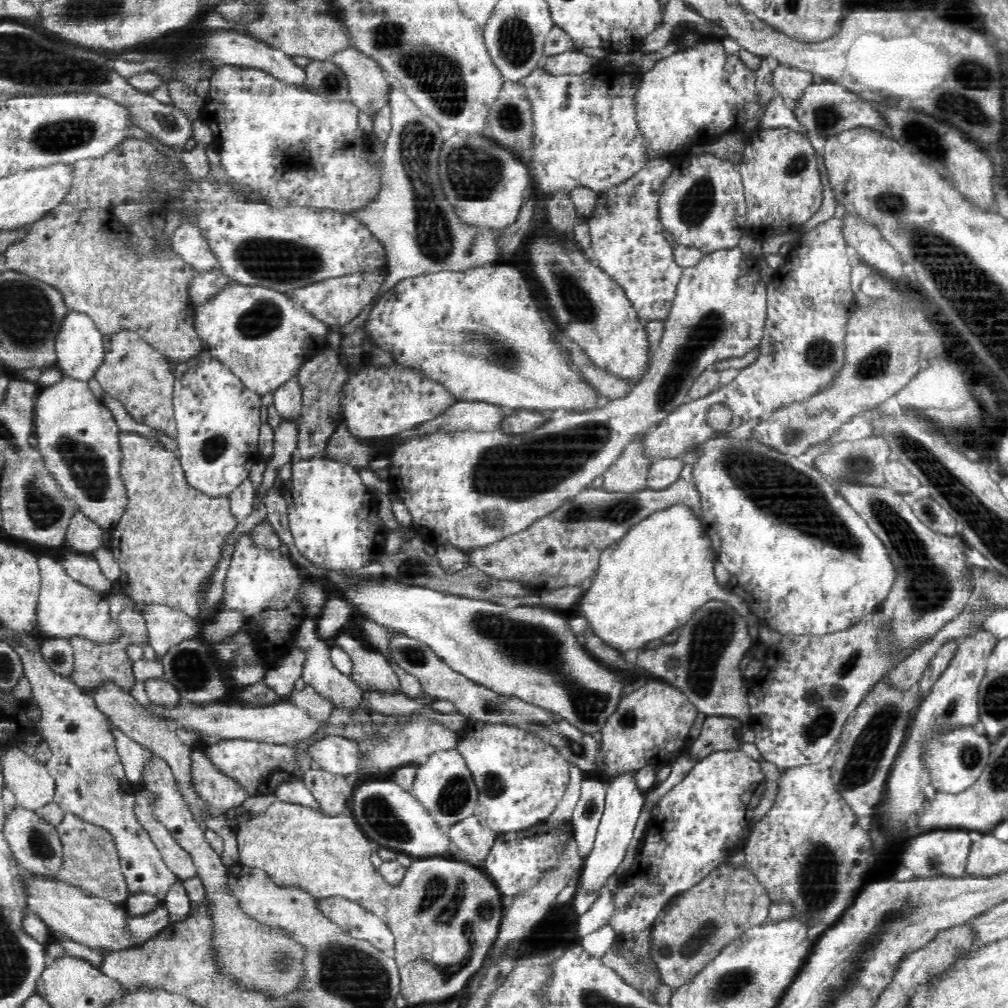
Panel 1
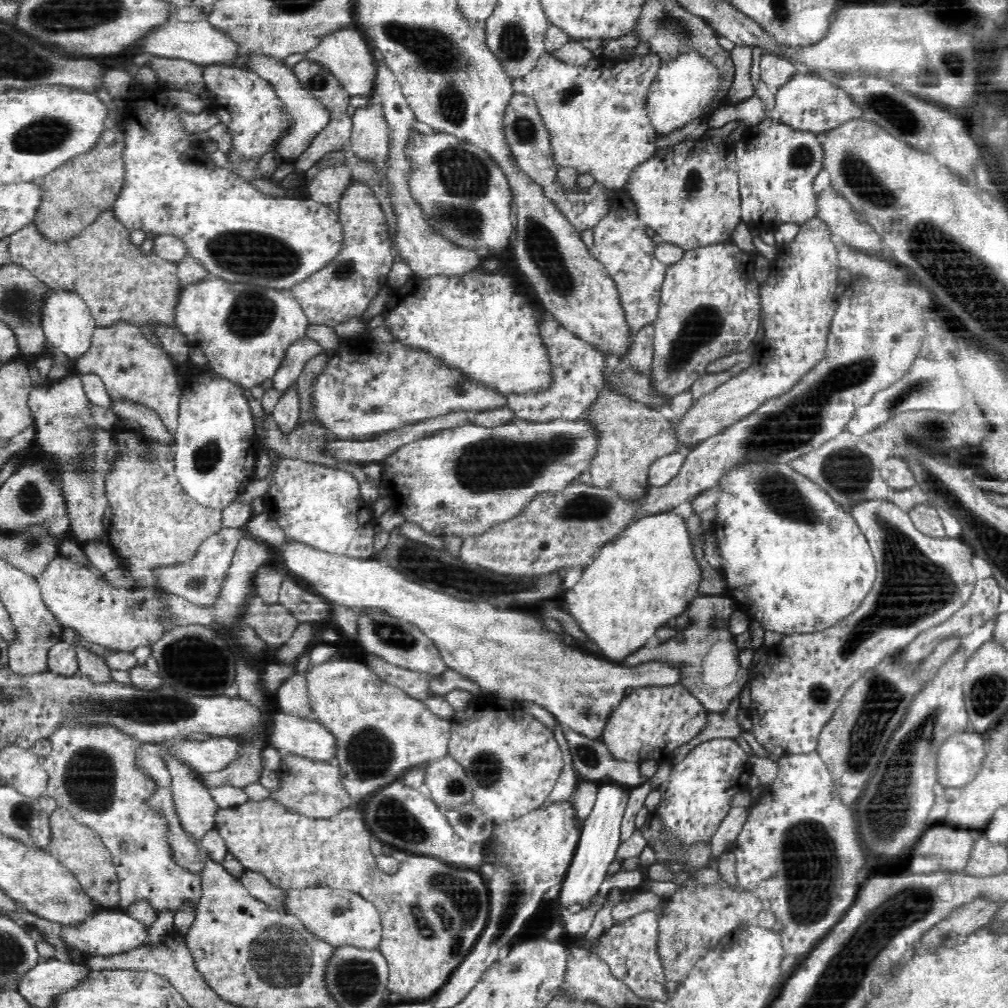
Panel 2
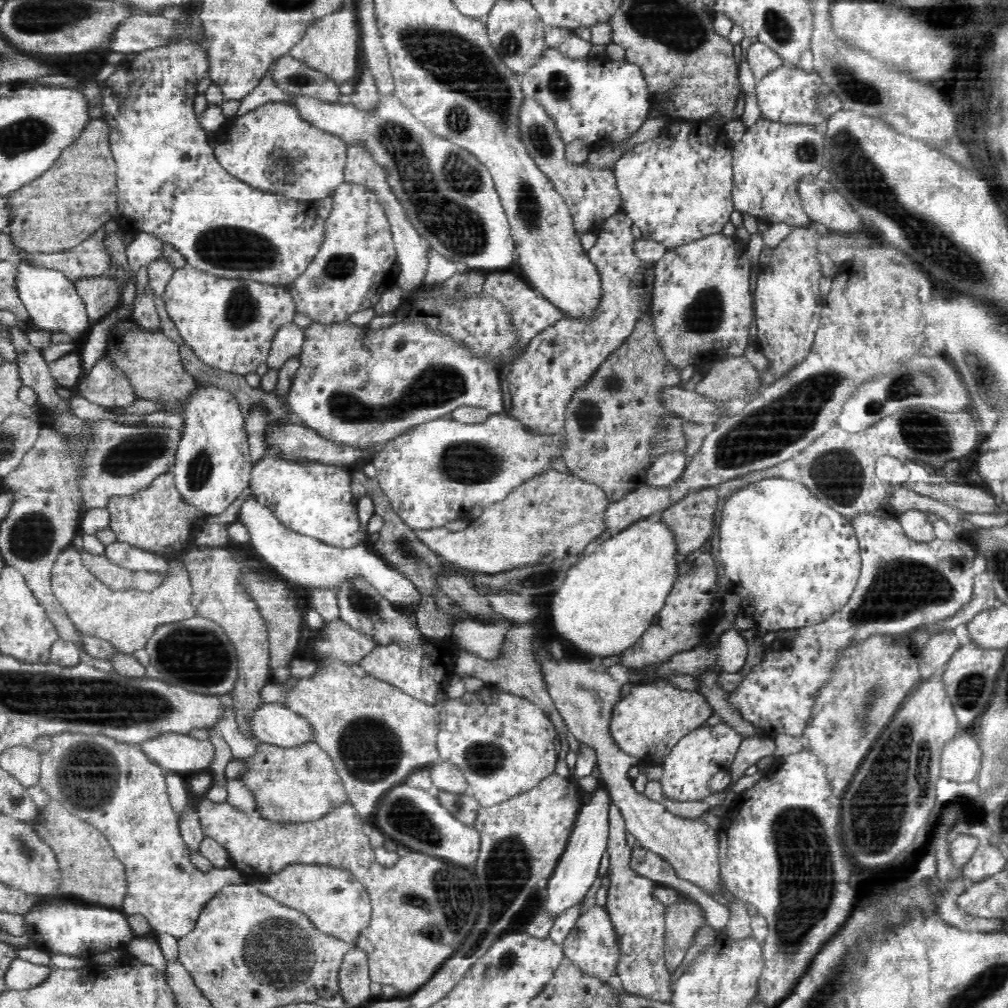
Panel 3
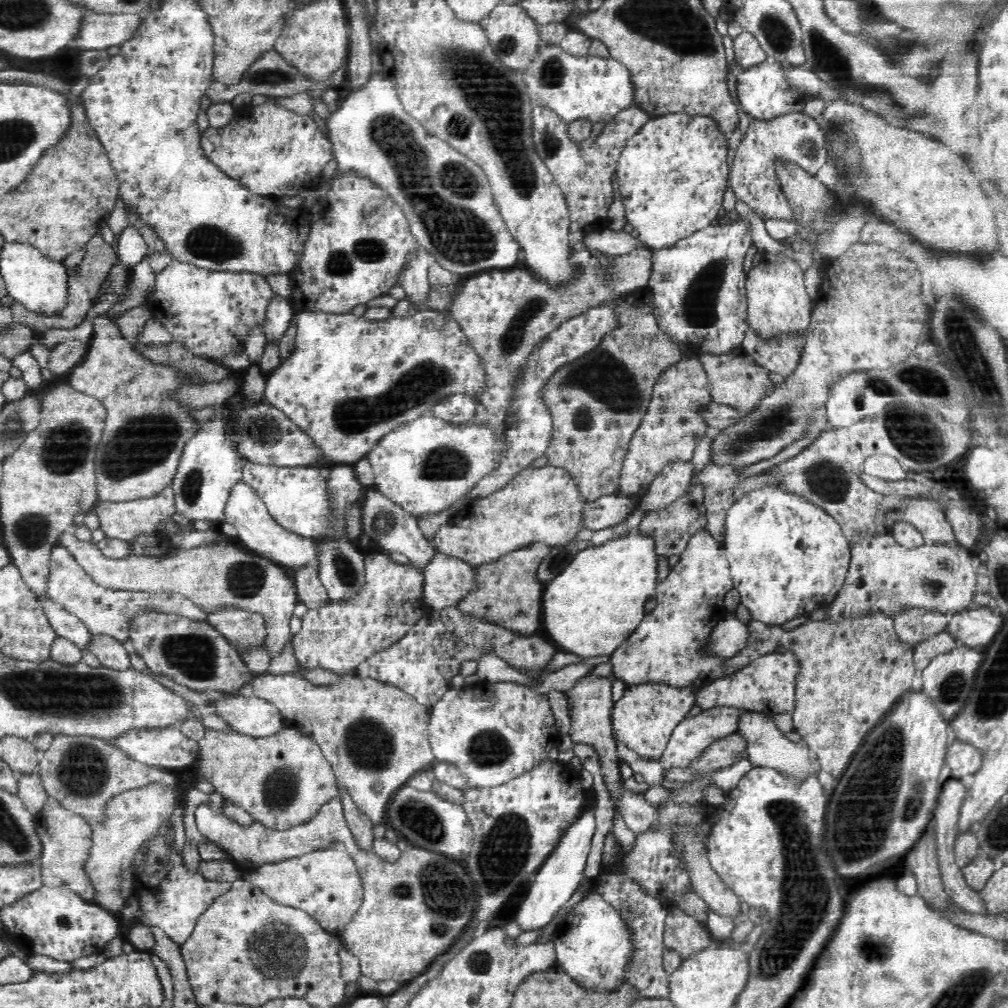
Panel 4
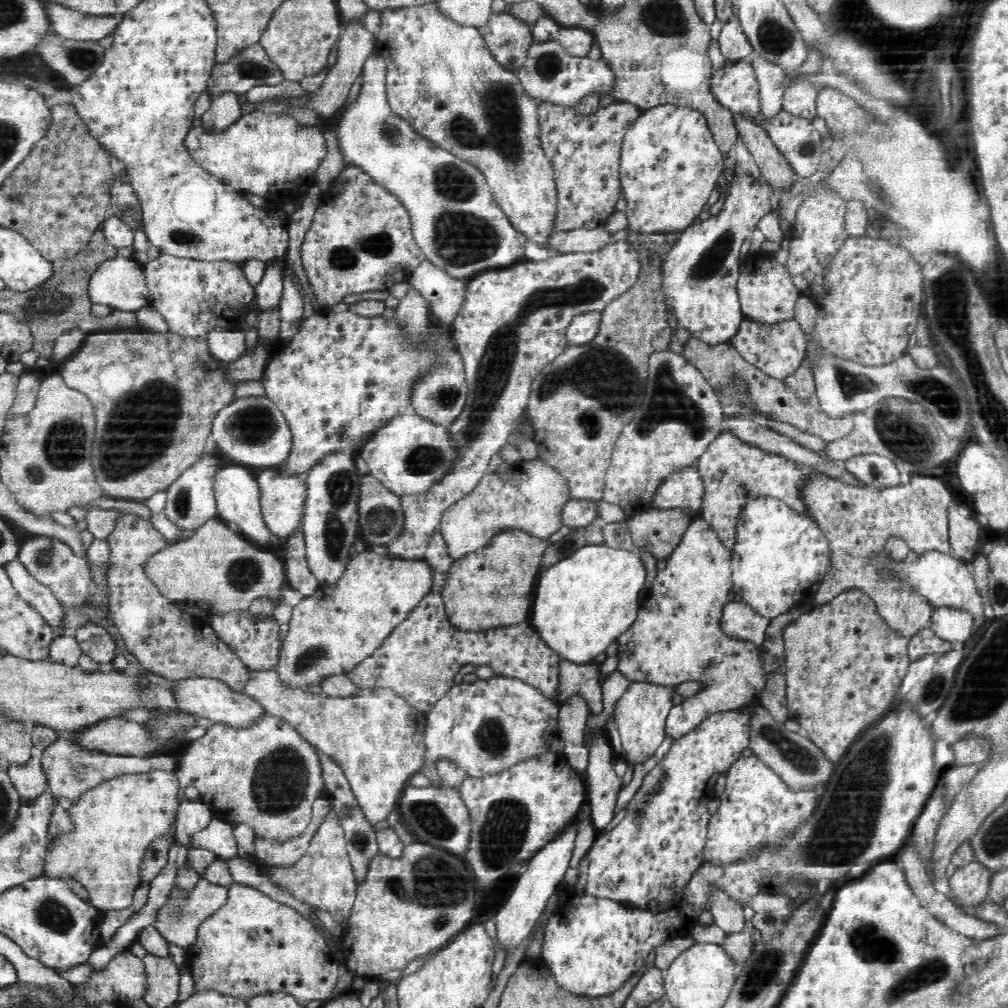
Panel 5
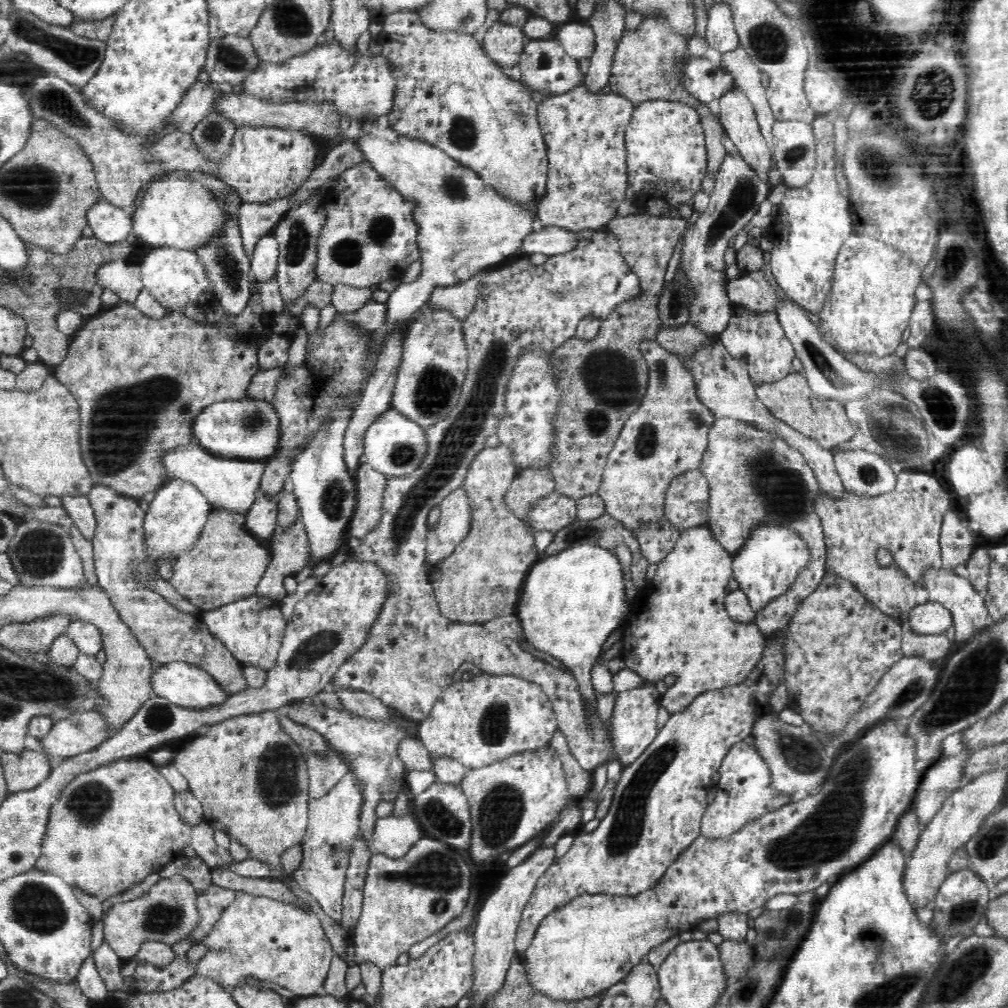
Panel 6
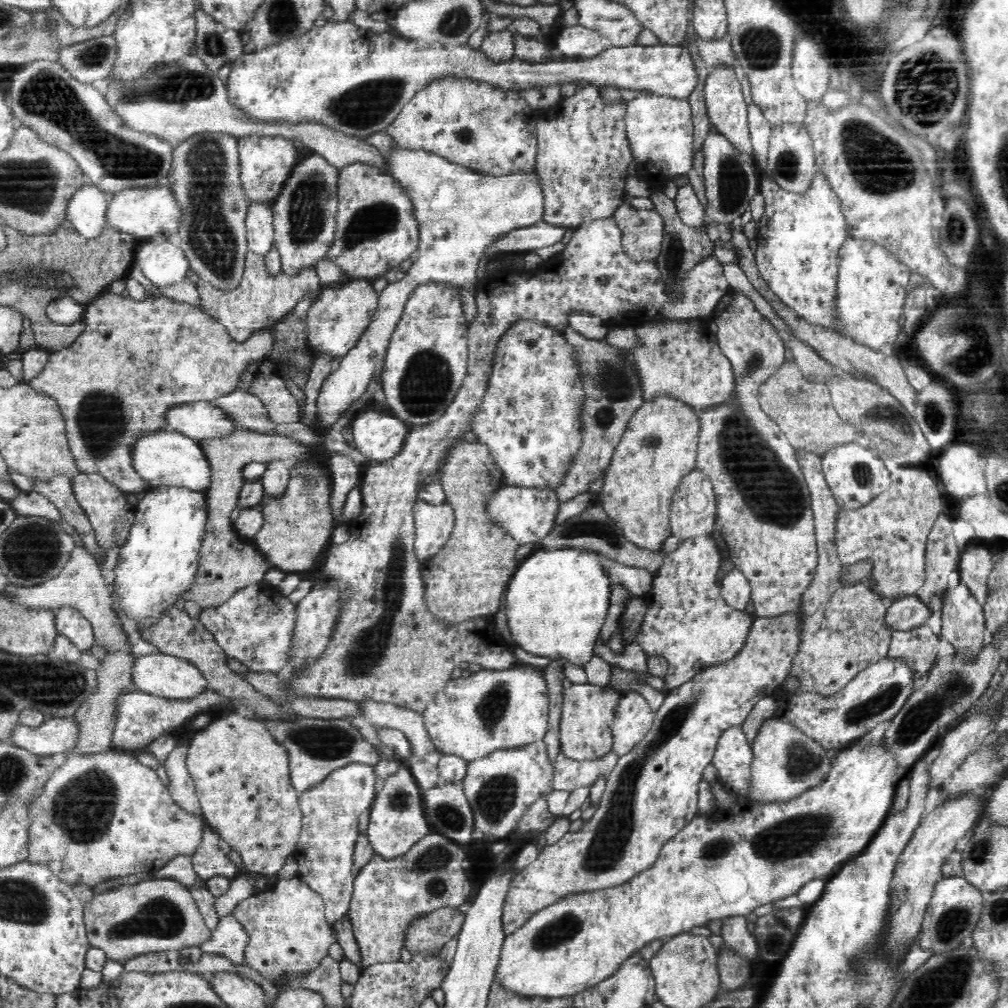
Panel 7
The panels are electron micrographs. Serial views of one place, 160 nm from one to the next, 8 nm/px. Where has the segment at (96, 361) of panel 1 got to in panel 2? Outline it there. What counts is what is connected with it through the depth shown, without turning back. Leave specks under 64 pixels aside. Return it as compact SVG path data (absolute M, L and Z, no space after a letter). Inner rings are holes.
M53 292L45 306L44 331L45 337L54 350L64 352L67 358L76 362L92 349L93 334L97 326L86 303L72 293Z

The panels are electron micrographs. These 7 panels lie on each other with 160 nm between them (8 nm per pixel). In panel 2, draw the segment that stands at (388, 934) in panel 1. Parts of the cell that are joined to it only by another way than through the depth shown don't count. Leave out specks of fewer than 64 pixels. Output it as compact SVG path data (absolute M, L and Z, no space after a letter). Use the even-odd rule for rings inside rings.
M318 887L303 891L289 891L289 910L307 928L312 928L315 936L331 945L350 944L366 947L368 950L380 949L383 937L383 924L378 909L354 893L346 890Z

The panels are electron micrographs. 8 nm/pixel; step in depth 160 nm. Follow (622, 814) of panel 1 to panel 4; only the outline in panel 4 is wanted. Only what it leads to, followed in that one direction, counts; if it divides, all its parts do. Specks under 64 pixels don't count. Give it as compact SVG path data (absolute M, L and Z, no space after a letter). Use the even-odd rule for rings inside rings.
M595 806L587 807L579 815L578 820L564 833L557 850L551 854L549 860L545 862L537 874L537 880L533 889L530 890L530 894L527 894L518 910L510 914L510 918L515 918L523 930L546 927L548 923L554 920L560 909L573 899L578 886L584 880L588 857L592 852L592 844L594 844L593 840L597 829L596 819Z

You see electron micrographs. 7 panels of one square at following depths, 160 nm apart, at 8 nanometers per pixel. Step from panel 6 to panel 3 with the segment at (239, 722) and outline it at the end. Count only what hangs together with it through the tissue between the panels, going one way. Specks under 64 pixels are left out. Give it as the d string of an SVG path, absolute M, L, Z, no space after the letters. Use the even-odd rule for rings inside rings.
M316 743L300 749L260 744L258 754L244 762L249 765L249 771L239 779L251 789L257 801L256 809L266 818L286 822L313 821L347 802L346 789L332 759Z

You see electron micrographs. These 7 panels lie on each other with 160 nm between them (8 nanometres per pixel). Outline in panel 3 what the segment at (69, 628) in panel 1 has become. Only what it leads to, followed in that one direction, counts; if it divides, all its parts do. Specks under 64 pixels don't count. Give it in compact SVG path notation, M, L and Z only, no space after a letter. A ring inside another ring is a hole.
M74 546L64 549L56 558L51 569L50 587L55 602L58 602L60 609L84 637L108 642L124 655L132 655L135 651L146 648L150 638L154 637L156 630L161 626L173 625L175 622L182 622L196 615L189 606L192 595L191 578L185 570L172 571L172 576L168 580L163 580L152 590L114 589L102 583L86 568L81 553Z

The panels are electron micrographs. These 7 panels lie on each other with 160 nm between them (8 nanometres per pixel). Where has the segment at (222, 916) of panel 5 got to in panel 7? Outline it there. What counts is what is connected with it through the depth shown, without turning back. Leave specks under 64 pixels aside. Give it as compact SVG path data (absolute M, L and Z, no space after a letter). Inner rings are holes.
M298 876L280 879L272 888L255 892L239 902L231 913L248 933L244 950L246 965L277 986L289 987L290 978L310 974L334 944L333 928L325 919L322 897L307 888Z

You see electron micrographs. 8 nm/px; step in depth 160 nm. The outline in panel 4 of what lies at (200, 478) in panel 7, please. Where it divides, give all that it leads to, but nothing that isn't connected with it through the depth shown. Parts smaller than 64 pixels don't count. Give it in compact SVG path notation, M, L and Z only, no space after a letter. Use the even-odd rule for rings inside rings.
M238 484L229 498L225 508L224 519L233 524L238 531L236 540L239 540L252 552L278 565L280 568L300 571L306 568L322 568L321 543L317 539L296 534L278 524L269 513L265 502L248 485Z

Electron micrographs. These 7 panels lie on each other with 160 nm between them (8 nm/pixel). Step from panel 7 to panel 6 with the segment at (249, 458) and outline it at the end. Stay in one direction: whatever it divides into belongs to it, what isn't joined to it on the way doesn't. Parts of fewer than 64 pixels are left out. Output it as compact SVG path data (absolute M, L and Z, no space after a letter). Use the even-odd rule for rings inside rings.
M214 509L198 538L173 556L172 574L166 582L202 612L255 596L258 584L266 576L273 554L245 528L232 521L232 513Z

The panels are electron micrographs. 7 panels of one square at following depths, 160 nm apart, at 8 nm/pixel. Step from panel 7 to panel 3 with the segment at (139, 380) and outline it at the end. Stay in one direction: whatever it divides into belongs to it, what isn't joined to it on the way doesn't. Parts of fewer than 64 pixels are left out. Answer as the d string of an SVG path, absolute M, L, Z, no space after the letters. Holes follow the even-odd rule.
M20 329L11 332L17 350L17 364L24 382L39 396L40 406L54 418L56 431L62 435L70 457L74 459L74 488L78 489L78 510L81 517L95 508L107 506L112 494L132 494L172 466L180 442L181 431L170 426L152 427L139 424L121 425L114 421L78 418L72 414L68 400L58 395L60 386L44 360L42 350L34 347ZM105 354L102 355L89 375L83 376L79 381L79 394L108 410L126 412L139 398L126 381L119 380L114 375L114 366Z

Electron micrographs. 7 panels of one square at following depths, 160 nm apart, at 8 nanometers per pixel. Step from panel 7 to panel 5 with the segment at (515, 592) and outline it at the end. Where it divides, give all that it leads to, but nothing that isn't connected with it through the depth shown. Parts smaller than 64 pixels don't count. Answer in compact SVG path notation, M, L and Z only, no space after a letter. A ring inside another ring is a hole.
M589 544L569 555L550 570L542 571L538 579L536 598L530 623L552 650L561 654L563 660L584 664L598 654L606 653L612 642L630 630L642 606L640 592L646 588L646 564L642 562L642 552L636 548L610 547ZM602 736L591 750L585 780L591 818L598 829L612 826L612 818L618 812L618 796L624 780L614 771L615 757L607 736Z

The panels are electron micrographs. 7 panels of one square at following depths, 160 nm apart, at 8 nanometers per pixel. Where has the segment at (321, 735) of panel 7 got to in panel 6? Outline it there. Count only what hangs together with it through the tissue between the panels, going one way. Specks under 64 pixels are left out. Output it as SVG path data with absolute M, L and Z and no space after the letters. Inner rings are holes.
M336 752L329 756L324 763L320 757L307 758L309 762L309 797L314 800L325 797L338 782L349 774L346 763L336 755Z

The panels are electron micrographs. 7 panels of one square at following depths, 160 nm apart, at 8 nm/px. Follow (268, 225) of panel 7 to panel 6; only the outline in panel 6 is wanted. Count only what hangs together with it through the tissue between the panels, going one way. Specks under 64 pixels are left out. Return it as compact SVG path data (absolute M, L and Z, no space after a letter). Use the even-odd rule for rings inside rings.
M274 233L264 236L256 245L251 260L252 278L259 285L277 278L279 265L279 243L274 238Z

